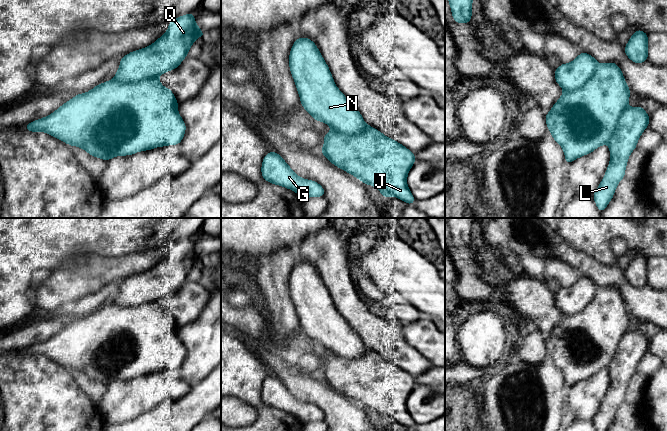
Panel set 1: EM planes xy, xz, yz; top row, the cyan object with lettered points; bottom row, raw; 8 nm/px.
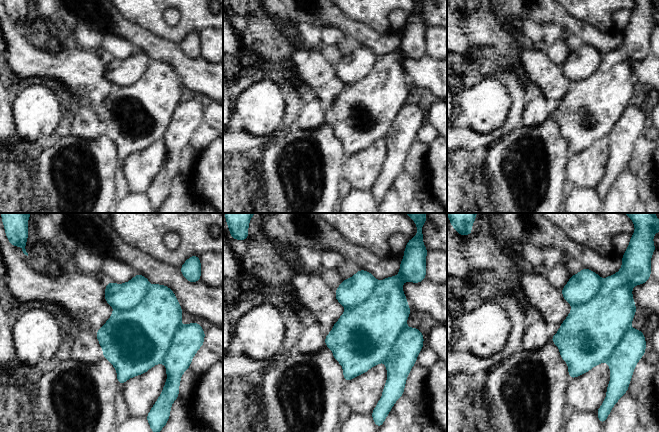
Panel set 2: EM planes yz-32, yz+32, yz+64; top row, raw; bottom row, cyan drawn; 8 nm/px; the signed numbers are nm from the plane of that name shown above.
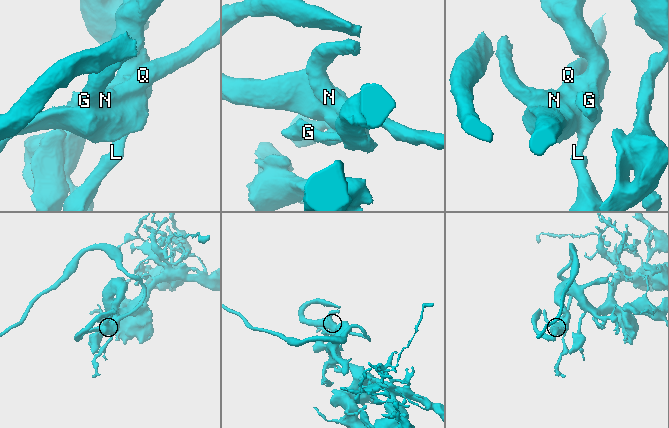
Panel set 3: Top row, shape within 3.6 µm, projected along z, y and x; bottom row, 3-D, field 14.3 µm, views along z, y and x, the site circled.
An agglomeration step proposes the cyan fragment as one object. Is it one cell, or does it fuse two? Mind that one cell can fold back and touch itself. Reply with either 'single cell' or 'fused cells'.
single cell

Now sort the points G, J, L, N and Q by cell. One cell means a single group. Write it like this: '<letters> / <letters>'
G J L N Q

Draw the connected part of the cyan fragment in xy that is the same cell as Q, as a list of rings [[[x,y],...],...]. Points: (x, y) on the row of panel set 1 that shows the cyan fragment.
[[[193,13],[171,19],[167,31],[154,43],[121,58],[112,80],[77,94],[50,115],[24,126],[25,130],[45,132],[104,161],[180,144],[186,124],[178,113],[178,101],[172,90],[164,87],[158,77],[175,70],[198,37],[205,37],[205,33],[196,24]]]

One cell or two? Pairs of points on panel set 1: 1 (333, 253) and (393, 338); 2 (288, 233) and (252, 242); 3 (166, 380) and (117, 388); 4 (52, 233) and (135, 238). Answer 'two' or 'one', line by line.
1: one
2: one
3: one
4: one

